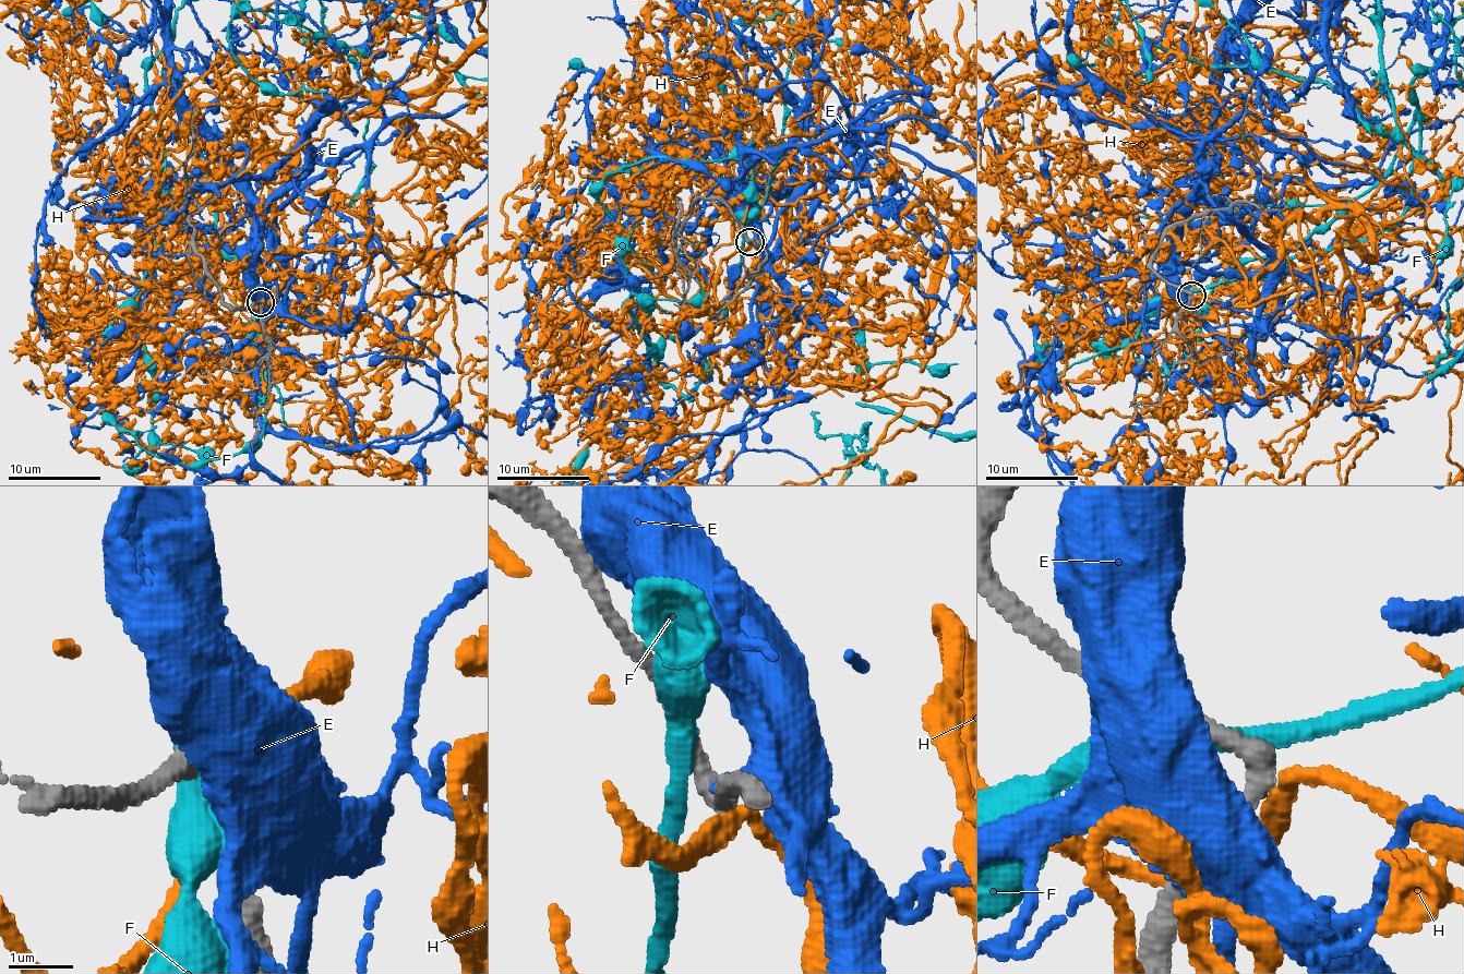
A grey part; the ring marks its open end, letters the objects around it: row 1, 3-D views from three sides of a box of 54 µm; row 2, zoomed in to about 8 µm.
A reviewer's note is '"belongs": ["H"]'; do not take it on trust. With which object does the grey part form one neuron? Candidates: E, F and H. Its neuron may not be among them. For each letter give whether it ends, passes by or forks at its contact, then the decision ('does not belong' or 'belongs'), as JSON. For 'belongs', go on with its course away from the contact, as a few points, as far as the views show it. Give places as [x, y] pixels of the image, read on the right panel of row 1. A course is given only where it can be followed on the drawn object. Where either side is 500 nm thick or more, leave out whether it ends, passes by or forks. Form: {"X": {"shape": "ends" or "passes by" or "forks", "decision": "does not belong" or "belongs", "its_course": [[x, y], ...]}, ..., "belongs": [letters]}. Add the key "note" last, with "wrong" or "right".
{"E": {"decision": "does not belong"}, "F": {"shape": "passes by", "decision": "does not belong"}, "H": {"shape": "passes by", "decision": "does not belong"}, "belongs": [], "note": "wrong"}

